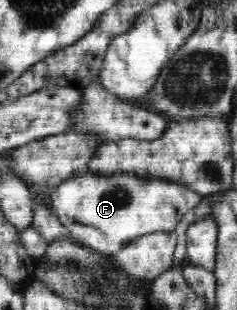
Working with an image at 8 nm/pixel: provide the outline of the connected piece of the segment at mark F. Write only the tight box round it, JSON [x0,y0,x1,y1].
[49,173,202,255]

